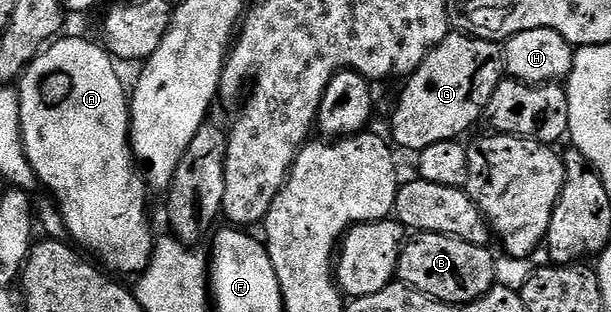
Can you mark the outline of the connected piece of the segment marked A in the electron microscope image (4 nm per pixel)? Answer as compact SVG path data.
M61 37L56 41L50 42L42 50L41 54L25 68L25 74L19 80L22 142L25 145L30 165L34 167L37 173L40 186L45 191L46 189L49 190L61 202L61 219L65 222L66 229L69 230L70 237L68 236L68 238L74 244L82 243L86 247L86 249L84 248L86 252L97 251L98 257L106 263L104 266L110 272L118 271L121 275L137 277L140 276L142 271L146 271L149 268L149 262L153 257L155 246L155 234L153 235L153 227L149 224L149 195L151 196L151 191L147 186L144 174L139 170L137 160L133 157L133 148L129 142L129 104L131 102L131 95L127 87L121 84L120 77L117 76L118 64L113 56L105 50L104 46L97 44L96 47L95 44L88 43L85 39L65 38Z

